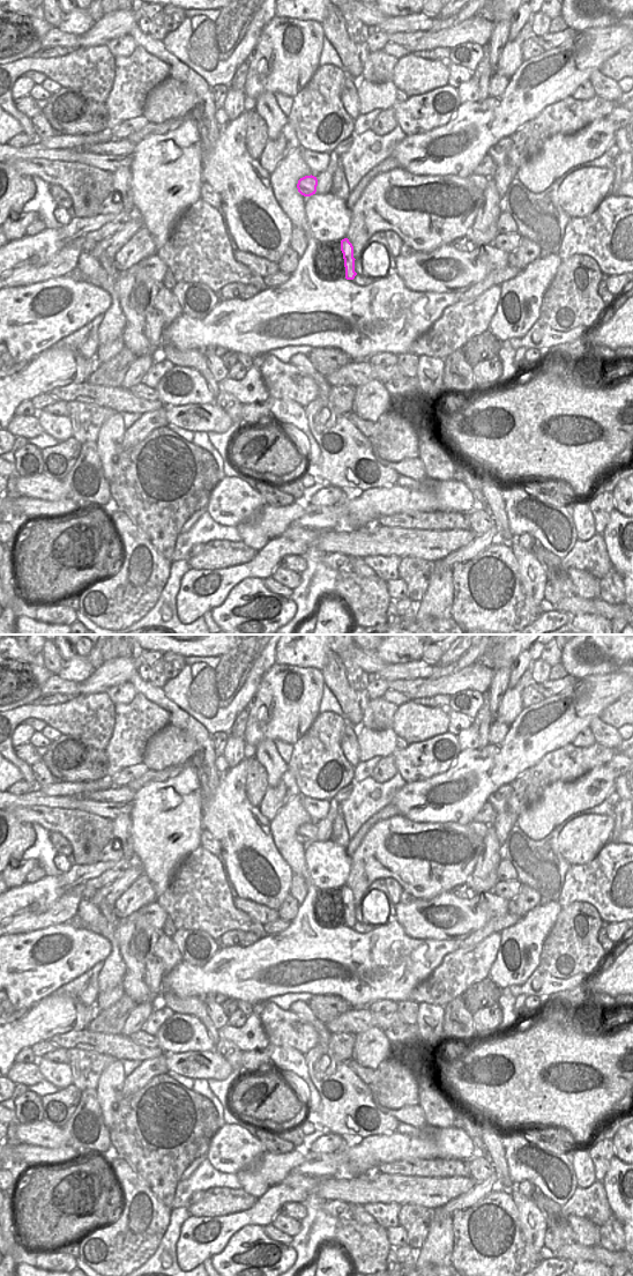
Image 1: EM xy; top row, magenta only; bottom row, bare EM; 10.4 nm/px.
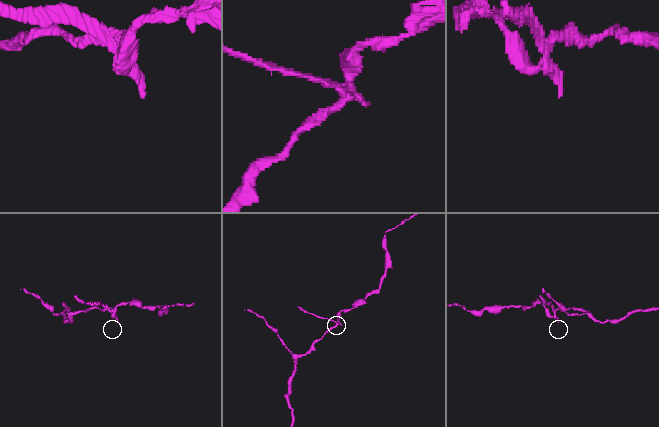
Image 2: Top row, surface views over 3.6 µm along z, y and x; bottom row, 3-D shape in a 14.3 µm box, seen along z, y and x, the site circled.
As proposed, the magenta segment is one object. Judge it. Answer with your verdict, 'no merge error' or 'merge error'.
merge error

